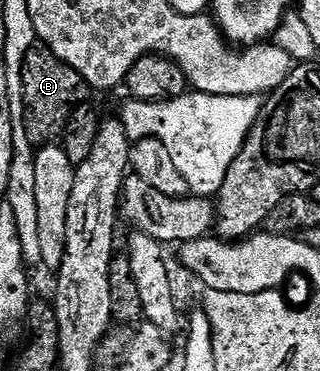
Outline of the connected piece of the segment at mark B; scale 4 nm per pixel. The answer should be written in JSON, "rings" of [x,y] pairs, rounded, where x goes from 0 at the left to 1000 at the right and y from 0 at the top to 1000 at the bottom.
{"rings":[[[134,121],[106,124],[94,143],[81,143],[63,229],[75,261],[75,345],[103,391],[163,391],[197,377],[200,350],[231,294],[281,256],[269,216]]]}

